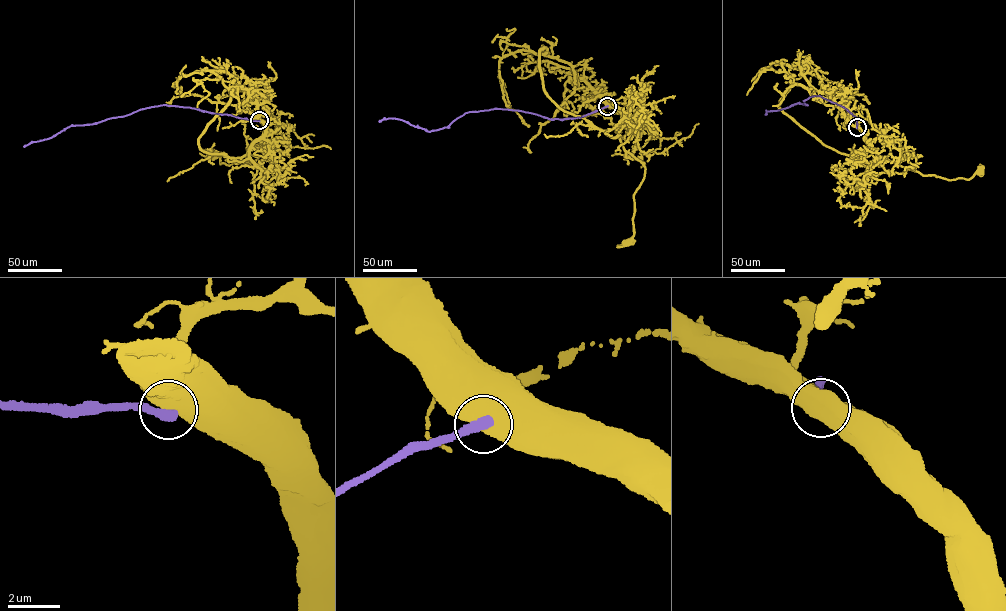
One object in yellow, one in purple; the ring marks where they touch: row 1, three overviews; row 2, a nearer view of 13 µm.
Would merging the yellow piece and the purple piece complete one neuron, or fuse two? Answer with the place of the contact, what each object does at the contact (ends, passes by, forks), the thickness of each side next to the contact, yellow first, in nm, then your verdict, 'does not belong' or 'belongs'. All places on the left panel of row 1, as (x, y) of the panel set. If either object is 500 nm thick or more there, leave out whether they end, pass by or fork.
at (259, 120); 850 nm thick on the yellow side, 440 nm on the other; does not belong

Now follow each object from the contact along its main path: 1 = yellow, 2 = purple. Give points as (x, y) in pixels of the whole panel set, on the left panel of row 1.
1: (259, 120), (263, 124), (265, 132), (247, 152), (257, 159), (229, 165), (219, 163), (219, 156), (211, 153)
2: (259, 120), (161, 105), (91, 124), (70, 126), (51, 137), (24, 146)

